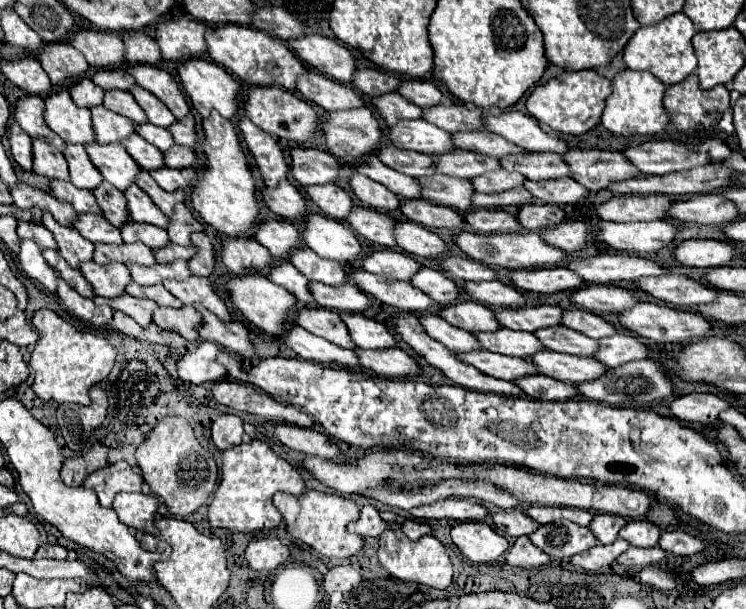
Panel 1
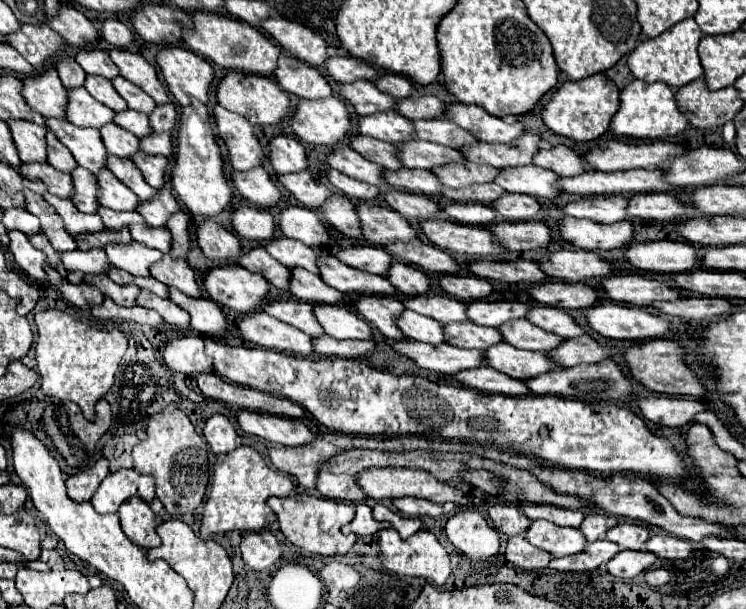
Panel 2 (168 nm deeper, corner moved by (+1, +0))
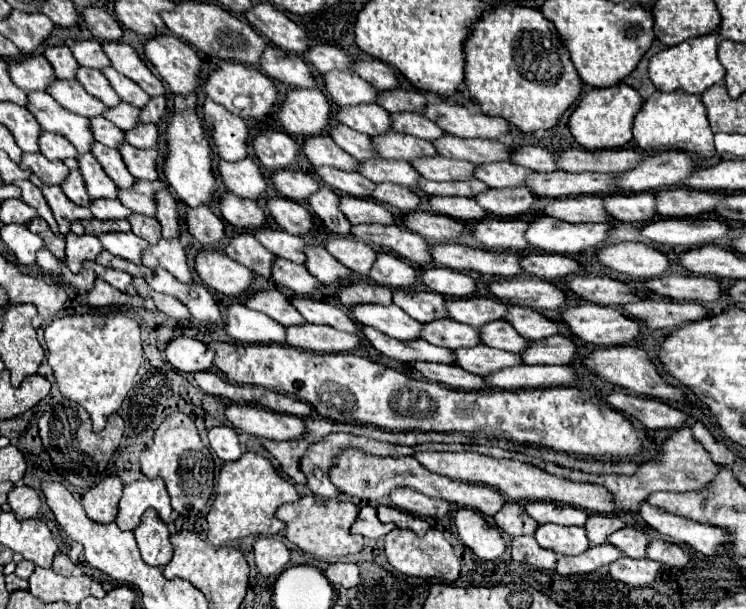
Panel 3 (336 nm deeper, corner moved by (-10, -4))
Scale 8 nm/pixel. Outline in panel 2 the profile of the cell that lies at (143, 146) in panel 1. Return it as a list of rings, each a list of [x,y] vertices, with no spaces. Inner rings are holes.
[[[115,124],[103,126],[99,132],[101,132],[101,140],[105,142],[105,148],[109,150],[109,154],[129,158],[131,152],[139,150],[139,138]]]

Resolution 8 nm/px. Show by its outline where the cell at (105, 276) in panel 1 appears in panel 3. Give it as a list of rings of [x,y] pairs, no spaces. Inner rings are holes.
[[[66,236],[66,264],[68,268],[78,274],[82,270],[84,262],[94,262],[98,254],[102,252],[102,244],[96,236]]]

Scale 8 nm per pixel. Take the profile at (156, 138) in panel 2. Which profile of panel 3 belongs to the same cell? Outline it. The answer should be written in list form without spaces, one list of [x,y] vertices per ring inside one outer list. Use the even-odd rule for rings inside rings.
[[[138,124],[134,130],[126,132],[126,140],[128,144],[136,146],[136,148],[158,148],[158,138],[160,132],[154,124]]]

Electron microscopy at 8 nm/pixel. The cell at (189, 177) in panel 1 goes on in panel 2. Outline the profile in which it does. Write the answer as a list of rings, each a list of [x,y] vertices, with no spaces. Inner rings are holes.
[[[135,152],[131,156],[133,164],[139,168],[139,172],[143,174],[145,182],[153,188],[163,188],[165,182],[163,182],[163,176],[165,176],[165,170],[169,166],[169,160],[165,156],[151,156],[151,154],[145,154],[145,152]]]

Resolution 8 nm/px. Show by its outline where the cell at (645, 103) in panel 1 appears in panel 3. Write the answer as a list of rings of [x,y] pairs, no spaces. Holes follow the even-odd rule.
[[[656,92],[654,96],[650,96],[634,118],[632,134],[636,144],[648,152],[662,148],[678,148],[702,154],[706,158],[714,154],[714,134],[708,126],[706,108],[698,96],[686,92],[670,92],[670,94]]]

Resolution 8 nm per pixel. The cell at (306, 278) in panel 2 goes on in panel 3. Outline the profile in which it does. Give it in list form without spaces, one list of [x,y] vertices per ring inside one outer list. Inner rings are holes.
[[[284,258],[274,260],[272,278],[276,280],[276,284],[292,290],[298,296],[312,296],[316,290],[322,288],[320,280],[316,280],[316,276],[306,272],[304,266],[284,260]]]

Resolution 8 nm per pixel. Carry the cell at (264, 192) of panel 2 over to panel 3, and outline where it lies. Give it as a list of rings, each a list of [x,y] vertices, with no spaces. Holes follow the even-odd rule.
[[[240,160],[240,162],[220,162],[220,176],[230,192],[242,198],[256,200],[260,194],[266,192],[266,182],[260,172],[260,166],[252,160]]]

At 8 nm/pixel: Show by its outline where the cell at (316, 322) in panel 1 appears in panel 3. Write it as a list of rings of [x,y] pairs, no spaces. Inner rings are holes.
[[[266,290],[266,292],[258,292],[254,296],[248,296],[248,300],[244,304],[252,310],[268,314],[270,318],[274,318],[276,322],[280,322],[286,328],[306,324],[306,320],[300,316],[300,312],[296,312],[296,308],[288,300],[288,296],[284,296],[278,290]]]

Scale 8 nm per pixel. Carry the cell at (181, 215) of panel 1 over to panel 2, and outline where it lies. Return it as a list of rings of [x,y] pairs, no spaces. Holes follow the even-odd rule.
[[[167,188],[157,190],[157,194],[151,200],[141,202],[137,206],[137,212],[145,218],[145,222],[149,226],[165,226],[167,218],[177,210],[179,210],[179,204],[177,204],[177,200],[171,196],[171,192]]]

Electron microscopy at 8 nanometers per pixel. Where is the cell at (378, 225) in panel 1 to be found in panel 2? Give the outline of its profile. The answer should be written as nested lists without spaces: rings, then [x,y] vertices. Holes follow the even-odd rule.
[[[333,192],[321,206],[321,214],[341,234],[361,238],[361,228],[357,226],[357,208],[347,196]]]

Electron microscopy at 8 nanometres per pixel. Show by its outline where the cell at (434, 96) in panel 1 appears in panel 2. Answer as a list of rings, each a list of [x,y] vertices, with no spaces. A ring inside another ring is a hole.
[[[381,74],[375,82],[373,82],[381,92],[393,96],[395,100],[401,100],[401,98],[407,98],[411,96],[411,82],[399,74]]]

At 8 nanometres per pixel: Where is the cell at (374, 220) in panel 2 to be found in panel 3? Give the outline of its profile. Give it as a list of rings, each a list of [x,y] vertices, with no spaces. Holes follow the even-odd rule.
[[[340,196],[340,208],[352,224],[396,224],[394,216],[376,200],[372,198],[354,198],[354,196]]]

